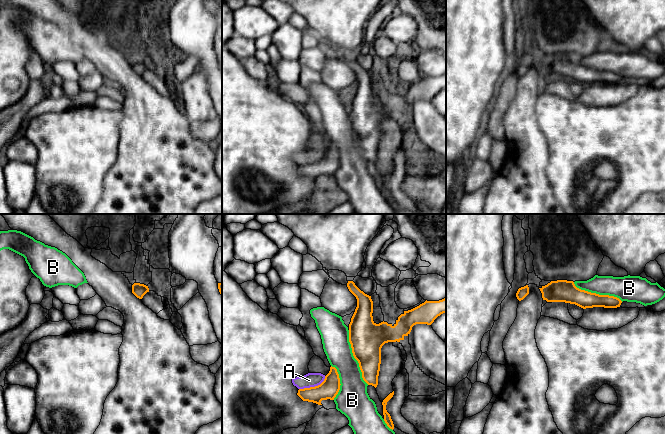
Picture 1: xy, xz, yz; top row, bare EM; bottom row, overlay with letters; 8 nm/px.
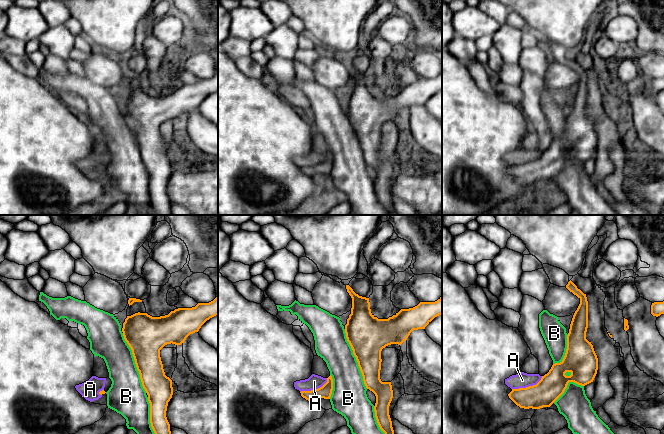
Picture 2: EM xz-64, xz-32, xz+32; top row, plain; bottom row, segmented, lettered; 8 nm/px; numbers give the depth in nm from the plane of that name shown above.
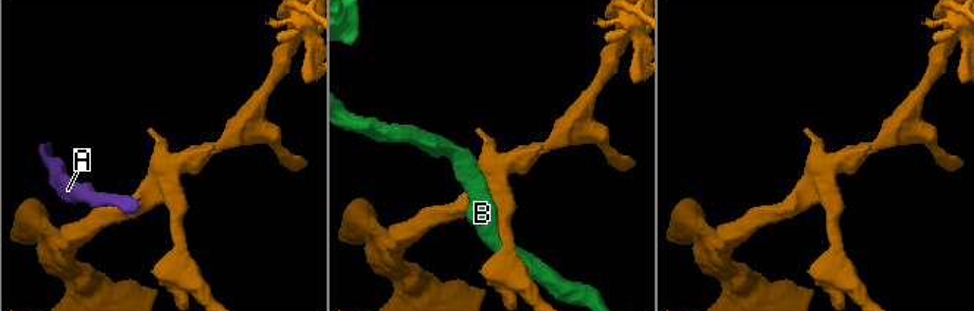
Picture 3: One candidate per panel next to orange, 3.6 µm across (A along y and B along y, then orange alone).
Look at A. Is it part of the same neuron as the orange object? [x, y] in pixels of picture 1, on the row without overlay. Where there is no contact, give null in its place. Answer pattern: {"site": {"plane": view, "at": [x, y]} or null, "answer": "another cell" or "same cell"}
{"site": {"plane": "xz", "at": [313, 163]}, "answer": "another cell"}

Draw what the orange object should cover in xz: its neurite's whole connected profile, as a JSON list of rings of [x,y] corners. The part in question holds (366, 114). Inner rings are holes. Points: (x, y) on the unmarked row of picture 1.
[[[329,46],[328,49],[330,54],[332,54],[334,57],[339,60],[346,61],[349,67],[357,75],[357,83],[349,100],[349,118],[351,120],[353,132],[359,139],[363,156],[368,161],[372,161],[376,164],[378,161],[382,122],[388,118],[400,118],[401,116],[404,116],[404,113],[410,110],[412,103],[416,100],[431,101],[438,92],[446,89],[446,73],[439,77],[426,76],[419,82],[411,86],[404,87],[404,89],[398,93],[394,101],[388,100],[384,97],[376,100],[373,97],[372,92],[373,77],[371,72],[361,67],[353,57],[348,57],[344,48],[339,46]]]

